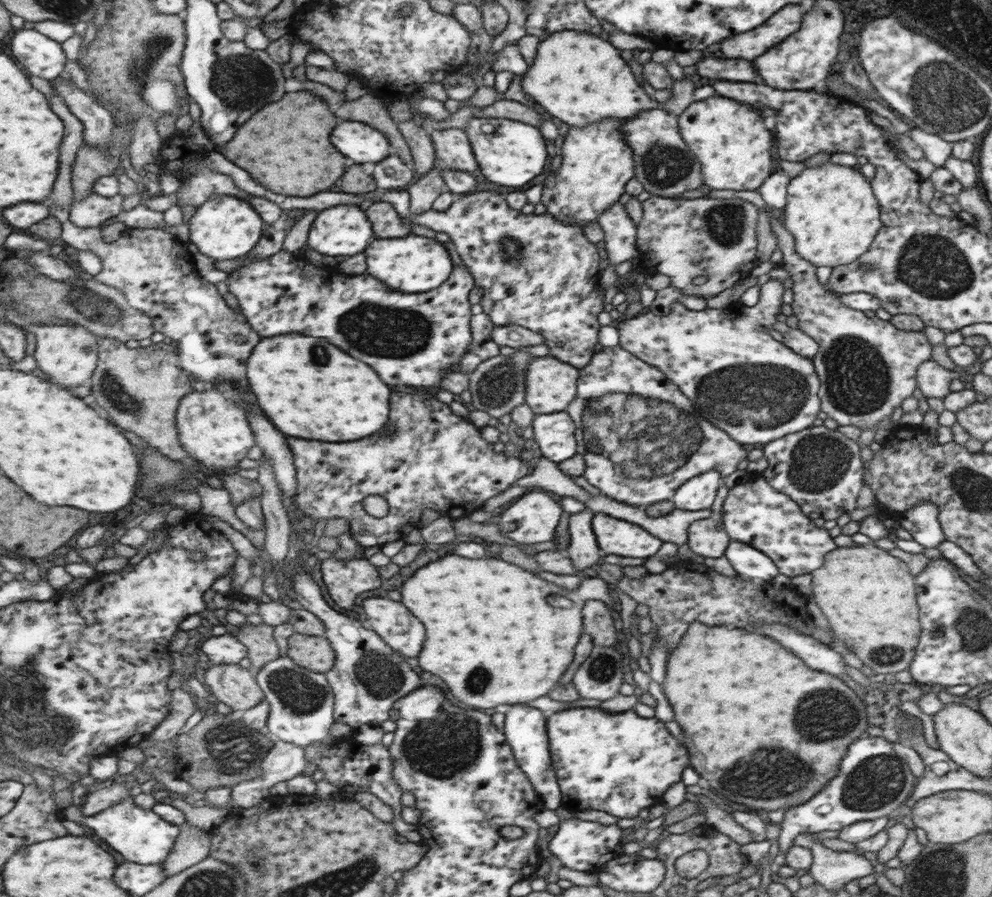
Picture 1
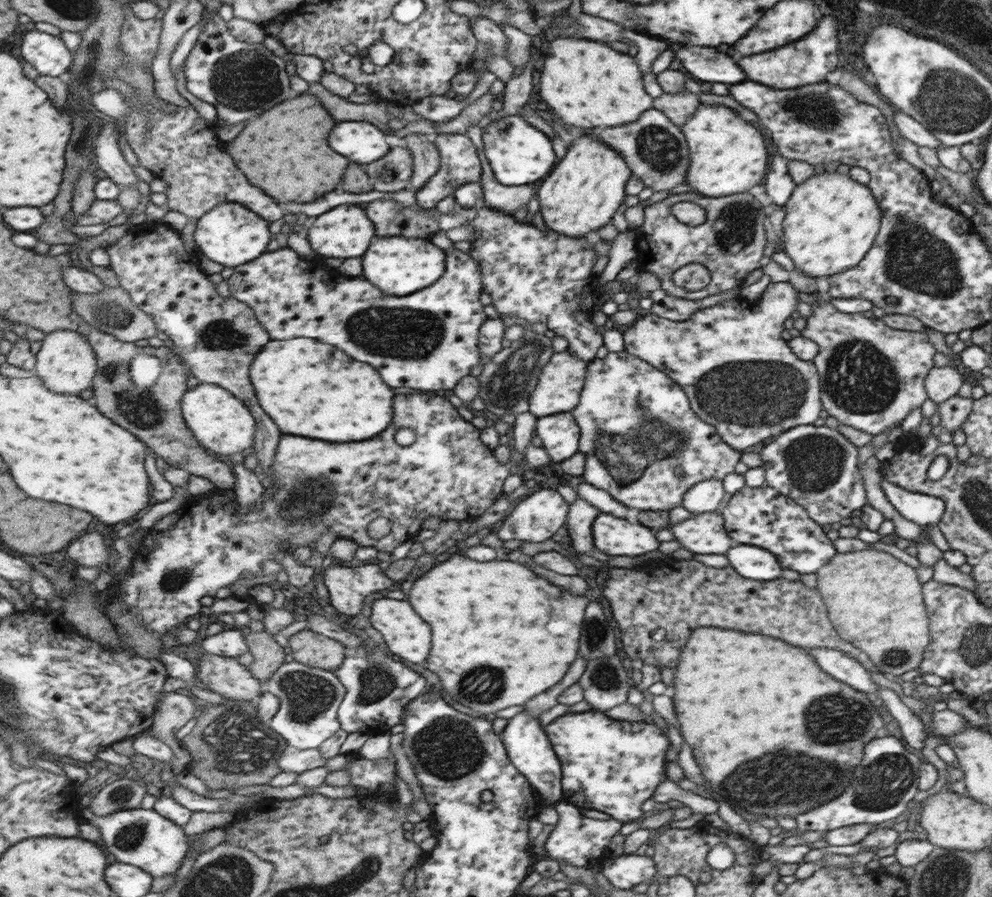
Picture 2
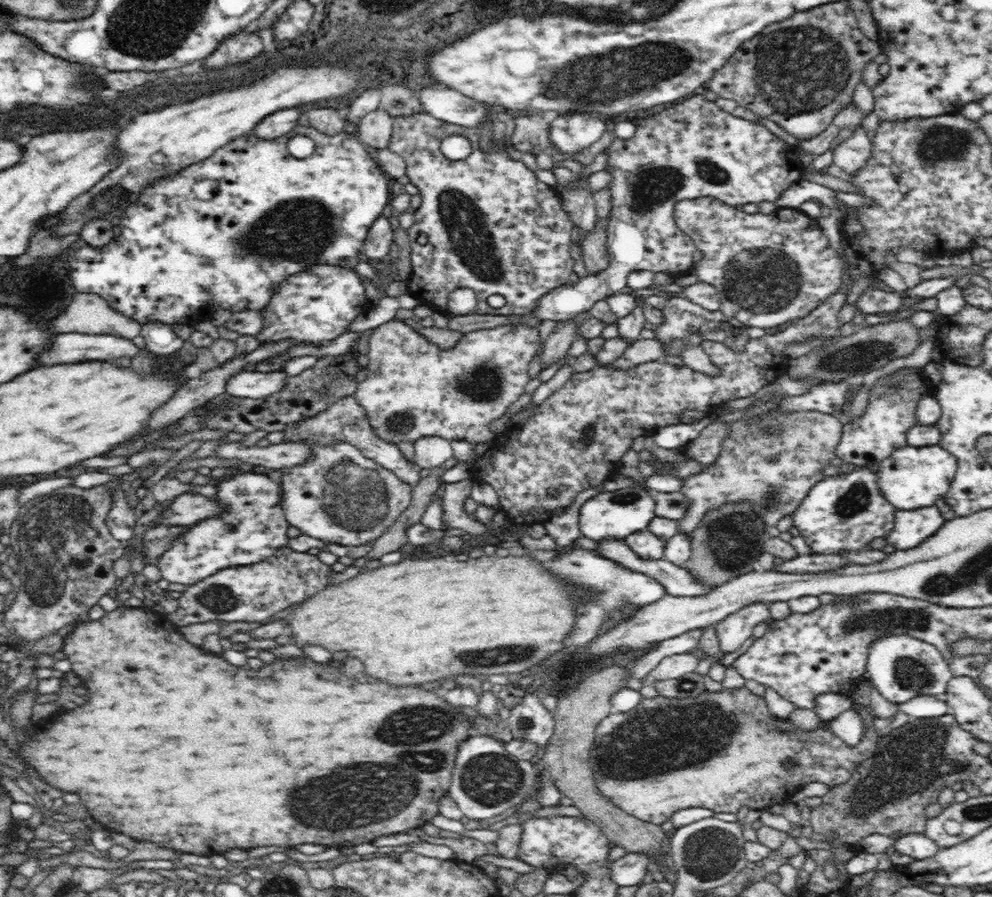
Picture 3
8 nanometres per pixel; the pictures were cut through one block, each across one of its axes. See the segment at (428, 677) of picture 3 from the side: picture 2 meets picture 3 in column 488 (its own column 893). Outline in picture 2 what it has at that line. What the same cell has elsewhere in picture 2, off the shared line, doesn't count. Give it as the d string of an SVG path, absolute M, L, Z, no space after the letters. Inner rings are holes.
M874 549L836 554L823 568L825 570L818 569L816 572L816 590L820 592L821 598L825 598L825 606L829 608L828 616L833 618L833 626L841 630L841 638L853 642L853 646L857 646L859 650L865 650L865 654L873 658L873 667L882 674L897 676L917 668L930 638L914 568Z

